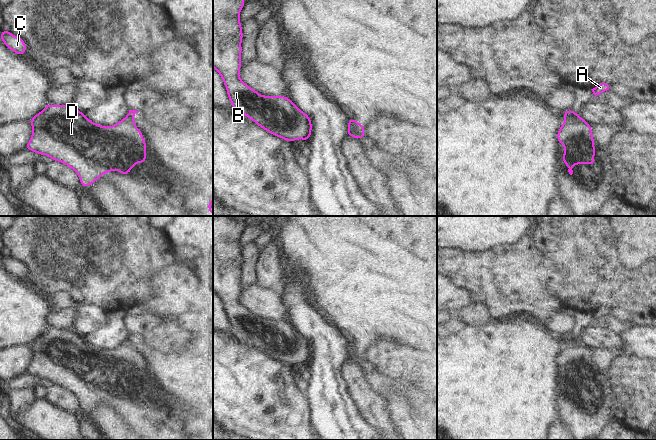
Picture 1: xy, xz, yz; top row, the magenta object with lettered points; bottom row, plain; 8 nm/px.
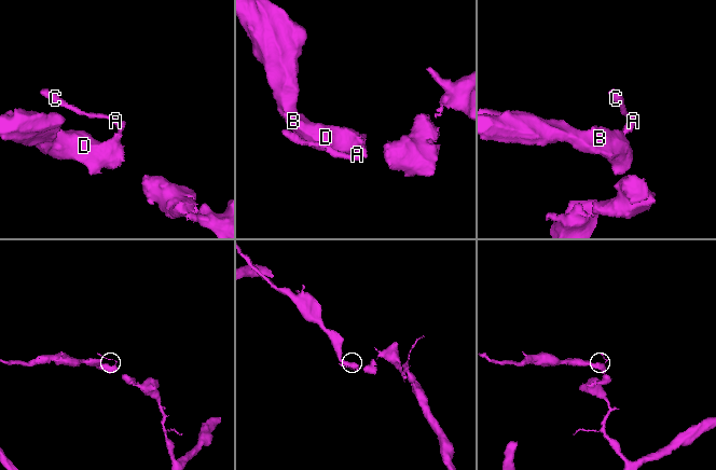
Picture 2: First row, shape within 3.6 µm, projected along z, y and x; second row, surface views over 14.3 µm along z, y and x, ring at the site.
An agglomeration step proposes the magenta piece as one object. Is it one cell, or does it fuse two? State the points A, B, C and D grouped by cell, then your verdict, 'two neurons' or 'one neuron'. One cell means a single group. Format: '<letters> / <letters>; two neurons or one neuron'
A C / B D; two neurons

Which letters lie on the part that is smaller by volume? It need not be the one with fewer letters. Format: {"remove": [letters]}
{"remove": ["A", "C"]}

